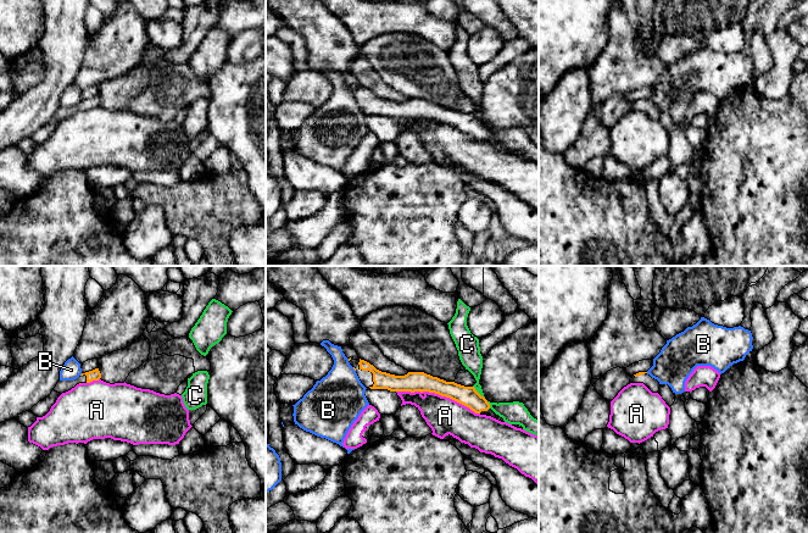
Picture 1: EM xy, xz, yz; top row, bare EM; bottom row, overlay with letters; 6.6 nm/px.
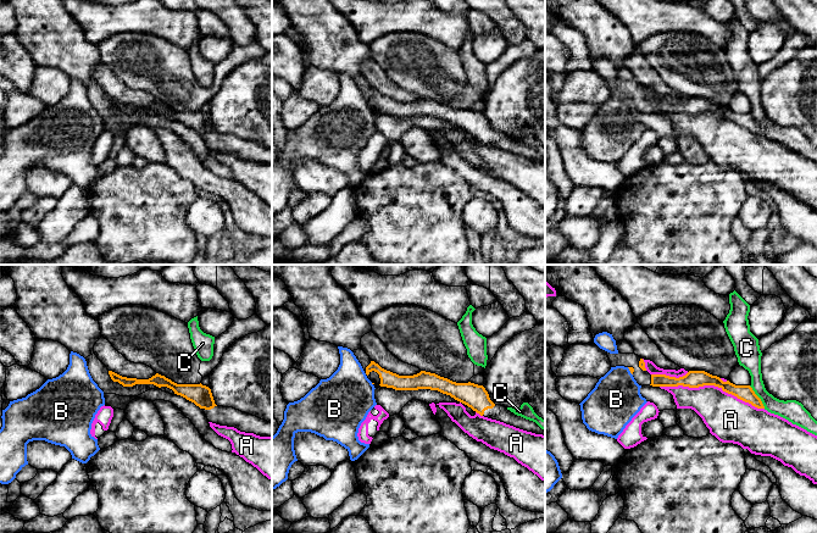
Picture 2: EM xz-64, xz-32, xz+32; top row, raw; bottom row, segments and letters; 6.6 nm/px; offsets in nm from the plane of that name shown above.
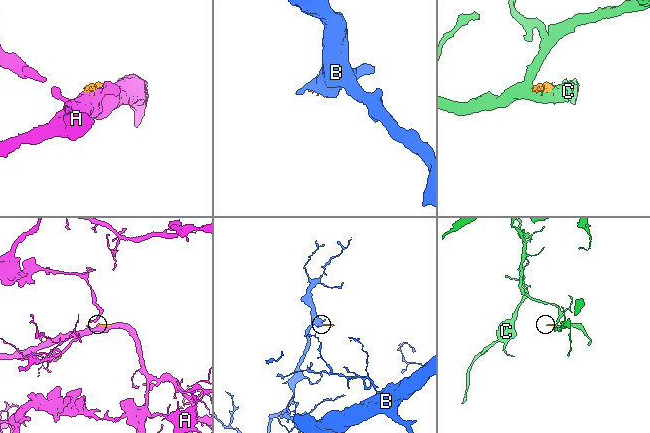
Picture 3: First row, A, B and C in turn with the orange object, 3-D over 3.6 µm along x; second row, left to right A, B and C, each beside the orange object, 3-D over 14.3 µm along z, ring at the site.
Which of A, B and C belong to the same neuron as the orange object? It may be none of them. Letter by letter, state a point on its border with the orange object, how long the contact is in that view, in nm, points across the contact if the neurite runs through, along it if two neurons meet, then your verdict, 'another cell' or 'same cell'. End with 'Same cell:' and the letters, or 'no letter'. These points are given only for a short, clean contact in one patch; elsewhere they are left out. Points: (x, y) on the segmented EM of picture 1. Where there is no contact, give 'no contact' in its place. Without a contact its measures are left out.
A: meets orange in xz at (438, 393); contact 550 nm long; another cell
B: meets orange in xz at (354, 368); contact 40 nm long; border along xz (352, 367), (355, 371); another cell
C: meets orange in xz at (477, 392); contact 120 nm long; border along xz (473, 386), (484, 398); another cell
Same cell: no letter

